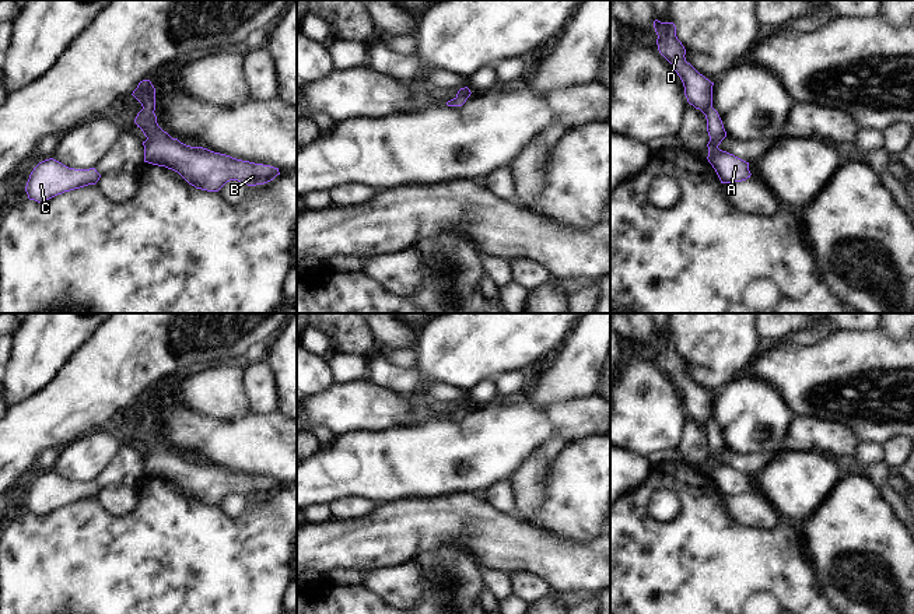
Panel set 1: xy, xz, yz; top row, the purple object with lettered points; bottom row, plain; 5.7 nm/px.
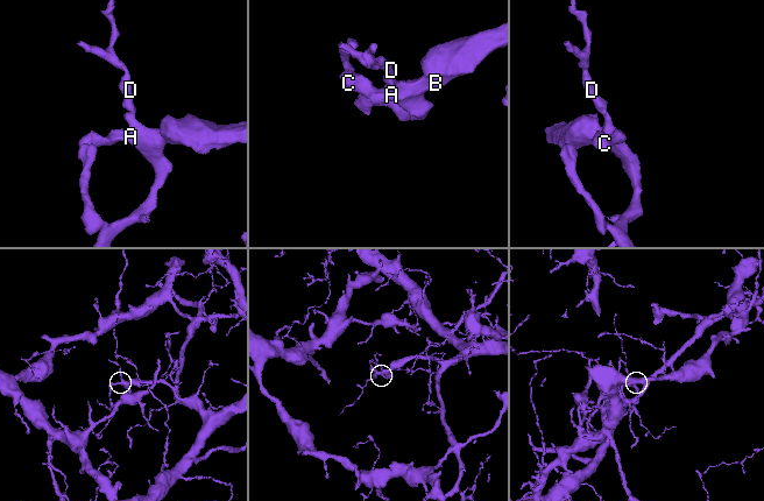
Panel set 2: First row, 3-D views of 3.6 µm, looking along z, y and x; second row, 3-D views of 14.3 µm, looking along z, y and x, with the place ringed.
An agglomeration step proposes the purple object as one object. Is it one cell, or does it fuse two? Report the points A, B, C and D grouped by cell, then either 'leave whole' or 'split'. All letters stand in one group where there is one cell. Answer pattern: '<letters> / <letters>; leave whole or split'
A B C D; leave whole

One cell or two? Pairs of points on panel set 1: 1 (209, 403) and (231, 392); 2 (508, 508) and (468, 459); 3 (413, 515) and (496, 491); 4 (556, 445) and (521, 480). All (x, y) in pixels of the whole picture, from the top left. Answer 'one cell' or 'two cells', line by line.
1: one cell
2: two cells
3: two cells
4: one cell

